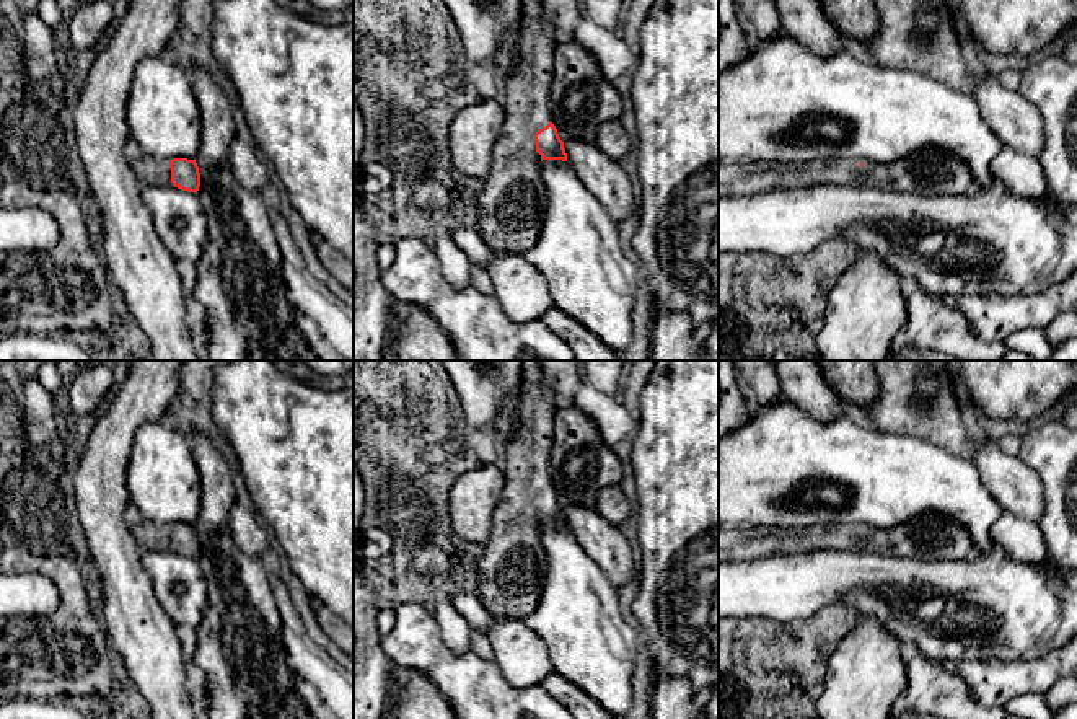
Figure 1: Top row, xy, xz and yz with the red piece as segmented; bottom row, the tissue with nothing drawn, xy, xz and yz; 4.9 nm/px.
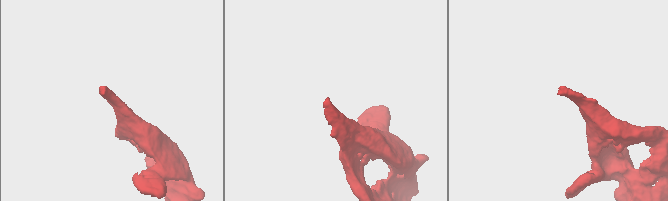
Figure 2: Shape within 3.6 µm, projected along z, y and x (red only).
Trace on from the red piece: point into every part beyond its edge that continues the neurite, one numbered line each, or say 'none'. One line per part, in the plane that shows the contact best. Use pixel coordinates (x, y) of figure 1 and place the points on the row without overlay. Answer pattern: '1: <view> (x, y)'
1: xz (512, 571)

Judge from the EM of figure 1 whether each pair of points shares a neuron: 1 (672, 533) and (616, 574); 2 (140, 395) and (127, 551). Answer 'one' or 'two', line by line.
1: two
2: one

